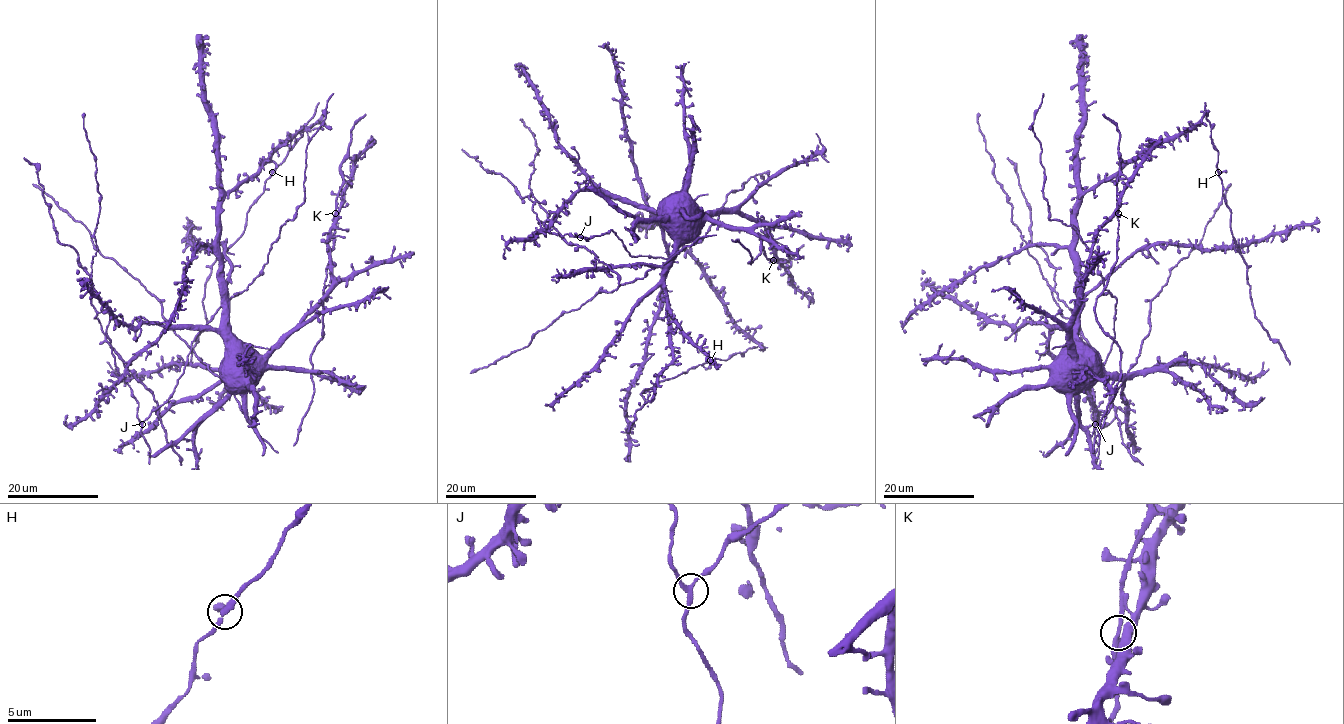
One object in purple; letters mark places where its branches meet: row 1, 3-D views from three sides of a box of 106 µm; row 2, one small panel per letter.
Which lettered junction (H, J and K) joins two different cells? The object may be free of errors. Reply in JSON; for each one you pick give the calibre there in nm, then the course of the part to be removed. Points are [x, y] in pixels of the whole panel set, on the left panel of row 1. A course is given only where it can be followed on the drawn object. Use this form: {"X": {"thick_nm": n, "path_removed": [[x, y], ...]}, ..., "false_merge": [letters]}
{"false_merge": []}

